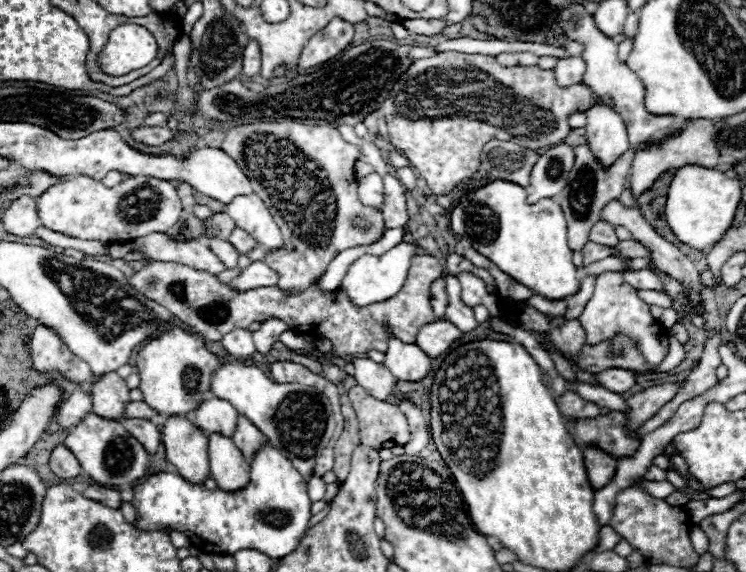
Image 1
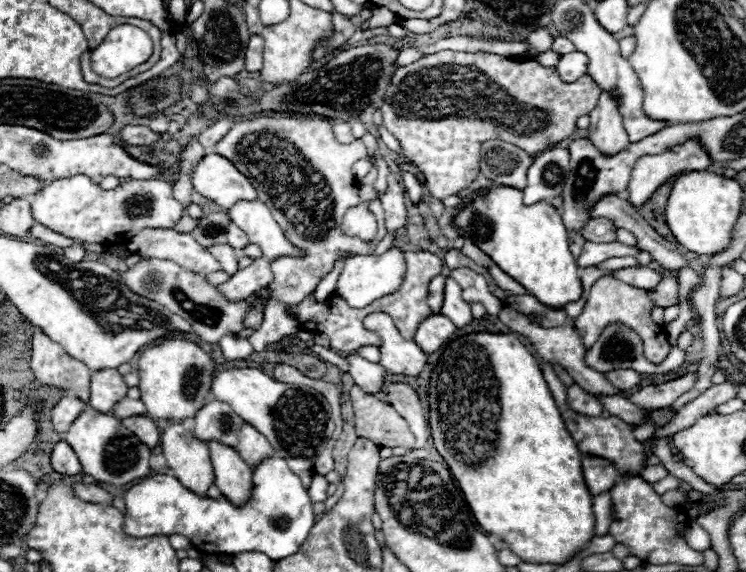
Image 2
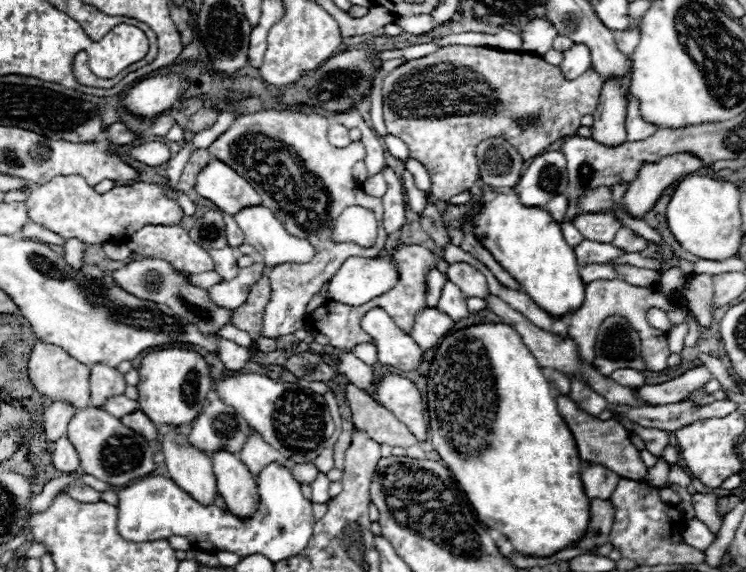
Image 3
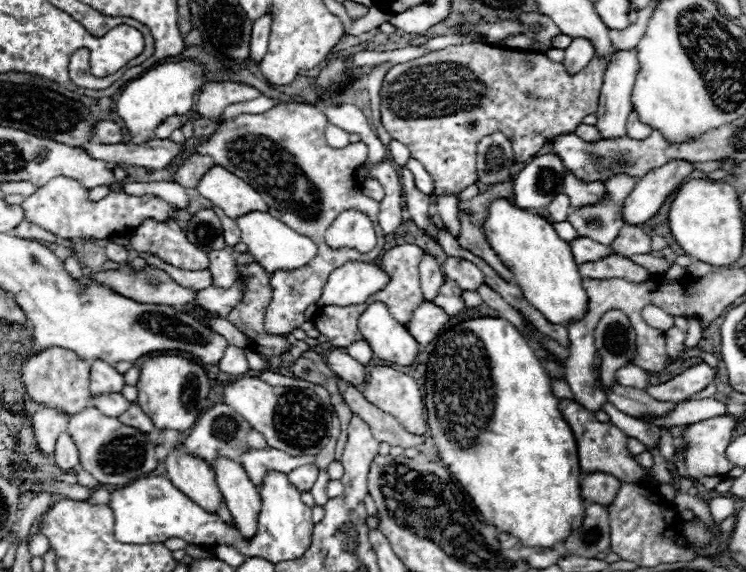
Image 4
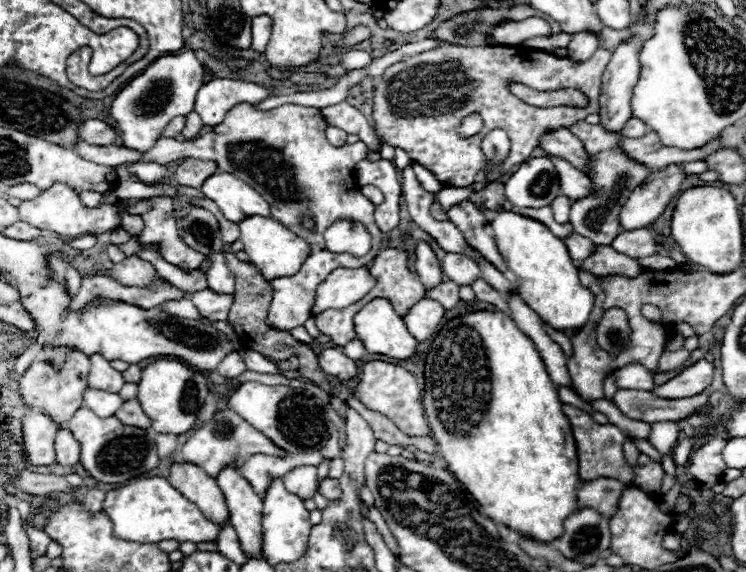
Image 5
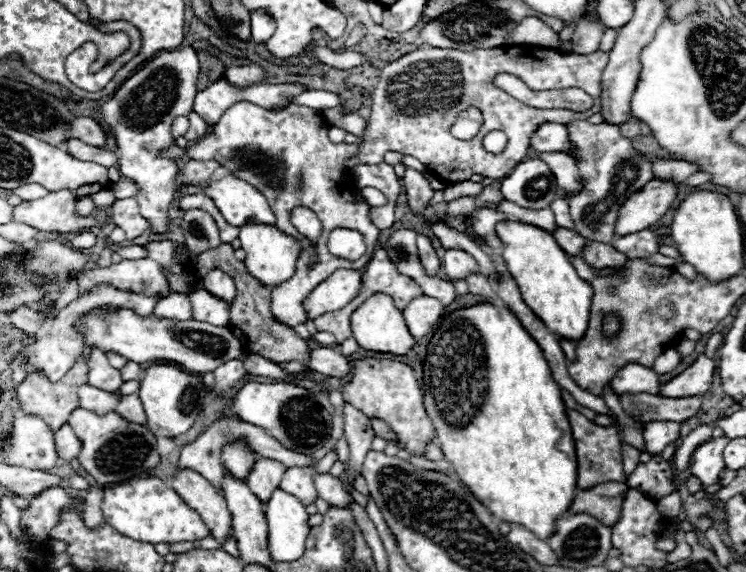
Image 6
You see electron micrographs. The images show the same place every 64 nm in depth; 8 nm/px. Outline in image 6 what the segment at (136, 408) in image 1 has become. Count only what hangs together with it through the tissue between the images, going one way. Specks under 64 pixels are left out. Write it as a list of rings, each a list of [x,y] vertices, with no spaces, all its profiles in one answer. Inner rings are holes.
[[[84,384],[78,390],[78,396],[80,396],[80,408],[90,408],[92,412],[98,412],[100,416],[102,412],[112,412],[118,406],[118,398],[114,394],[88,386],[88,384]]]

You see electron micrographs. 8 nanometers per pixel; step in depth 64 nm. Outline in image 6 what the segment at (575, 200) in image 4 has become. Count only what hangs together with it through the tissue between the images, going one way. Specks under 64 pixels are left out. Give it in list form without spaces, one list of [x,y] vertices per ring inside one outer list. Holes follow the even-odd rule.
[[[542,152],[540,158],[550,166],[556,176],[556,182],[566,192],[580,192],[582,180],[578,176],[578,168],[568,154],[562,152]]]

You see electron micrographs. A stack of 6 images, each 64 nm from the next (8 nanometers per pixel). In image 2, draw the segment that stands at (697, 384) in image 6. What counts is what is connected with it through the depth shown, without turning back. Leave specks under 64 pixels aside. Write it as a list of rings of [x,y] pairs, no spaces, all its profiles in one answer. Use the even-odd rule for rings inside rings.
[[[686,374],[678,380],[664,382],[658,386],[646,386],[630,396],[632,404],[638,404],[638,408],[654,410],[654,408],[666,408],[670,406],[680,394],[688,392],[696,382],[696,374]]]

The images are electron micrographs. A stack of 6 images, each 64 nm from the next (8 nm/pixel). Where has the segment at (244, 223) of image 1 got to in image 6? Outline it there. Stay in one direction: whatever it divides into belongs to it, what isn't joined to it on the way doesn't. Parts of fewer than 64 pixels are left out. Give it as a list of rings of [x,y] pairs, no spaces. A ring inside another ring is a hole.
[[[248,222],[244,226],[240,226],[240,242],[242,242],[242,250],[246,252],[246,268],[252,276],[256,276],[262,284],[266,286],[274,286],[280,284],[284,280],[288,280],[290,276],[294,276],[296,272],[296,262],[300,256],[300,244],[292,238],[286,236],[282,230],[276,228],[276,224],[262,224],[262,222]]]

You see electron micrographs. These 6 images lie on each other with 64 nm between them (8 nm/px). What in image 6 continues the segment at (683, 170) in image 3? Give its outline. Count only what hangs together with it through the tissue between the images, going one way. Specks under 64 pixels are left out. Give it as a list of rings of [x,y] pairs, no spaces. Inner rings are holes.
[[[654,178],[642,192],[634,192],[620,208],[616,220],[616,236],[632,234],[656,224],[676,198],[676,184],[672,180]]]

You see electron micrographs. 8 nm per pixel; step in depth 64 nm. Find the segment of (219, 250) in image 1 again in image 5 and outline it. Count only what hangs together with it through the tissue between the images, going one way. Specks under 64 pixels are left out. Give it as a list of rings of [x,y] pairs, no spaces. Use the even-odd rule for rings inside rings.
[[[210,252],[208,256],[210,256],[210,268],[206,272],[208,288],[222,294],[234,292],[234,274],[228,270],[226,258],[222,256],[222,252]]]

